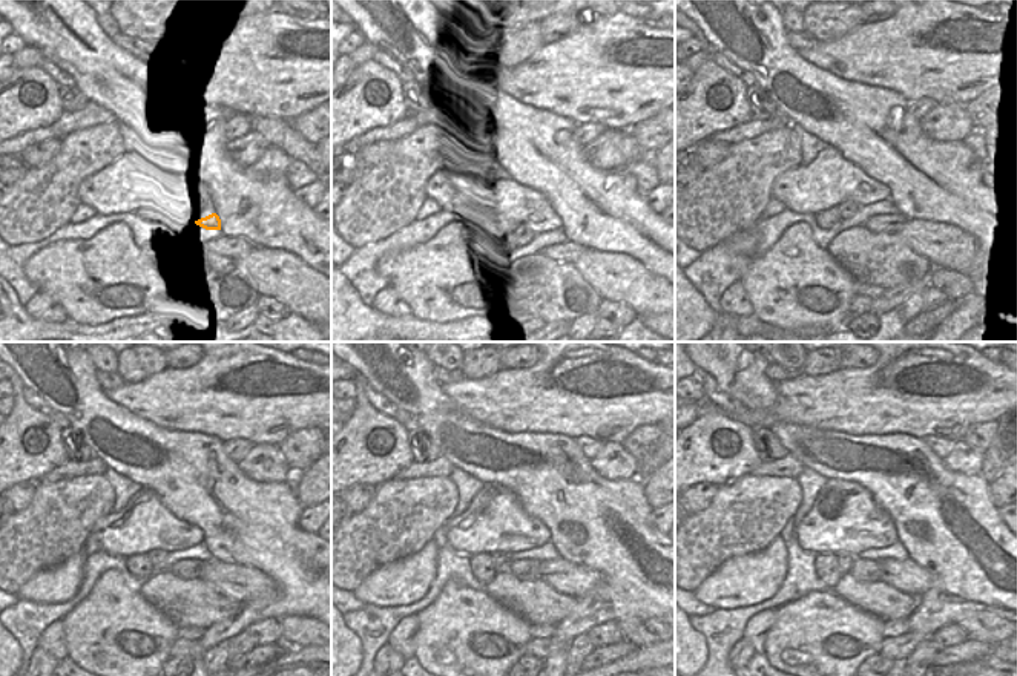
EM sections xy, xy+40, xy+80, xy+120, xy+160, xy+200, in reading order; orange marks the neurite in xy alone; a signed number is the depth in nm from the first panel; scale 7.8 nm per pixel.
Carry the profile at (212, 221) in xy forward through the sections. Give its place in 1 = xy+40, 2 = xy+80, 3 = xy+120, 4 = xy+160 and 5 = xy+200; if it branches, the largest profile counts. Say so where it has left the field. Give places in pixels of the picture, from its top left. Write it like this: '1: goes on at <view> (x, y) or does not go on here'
1: goes on at xy+40 (554, 223)
2: goes on at xy+80 (879, 223)
3: goes on at xy+120 (189, 569)
4: goes on at xy+160 (525, 570)
5: goes on at xy+200 (864, 569)

